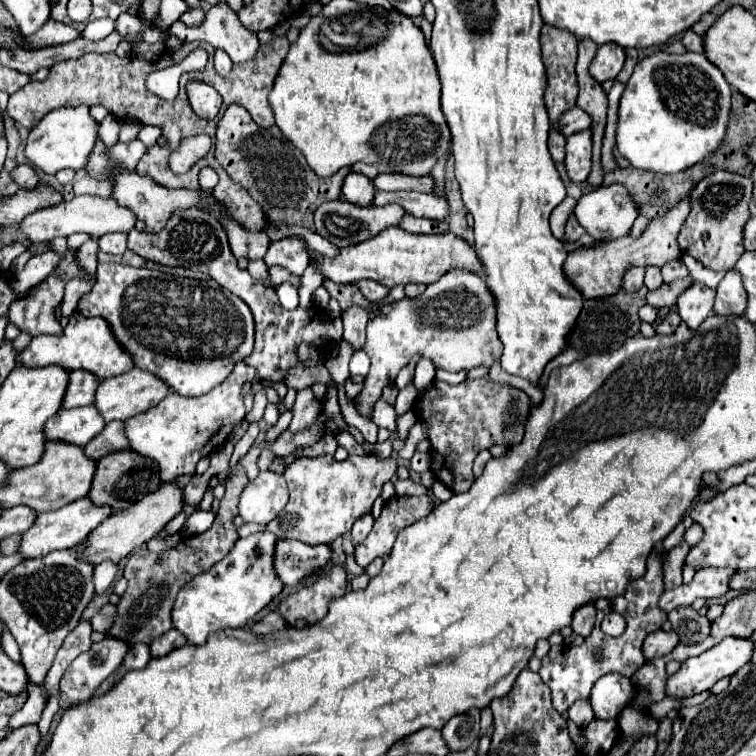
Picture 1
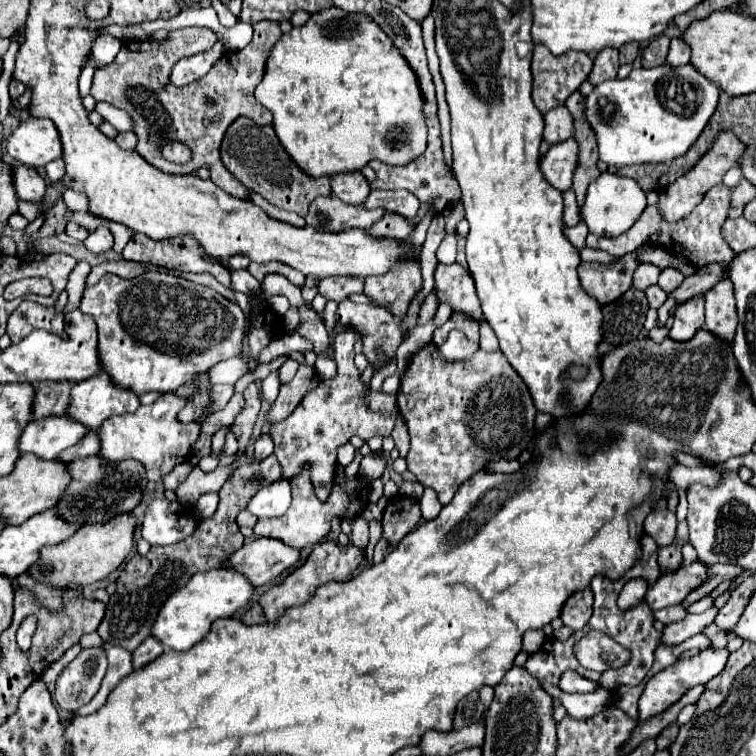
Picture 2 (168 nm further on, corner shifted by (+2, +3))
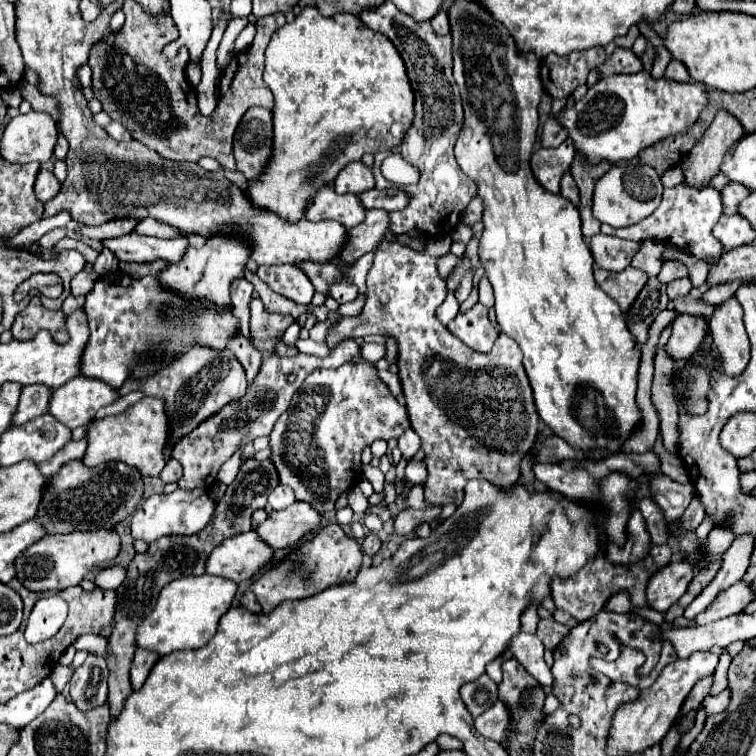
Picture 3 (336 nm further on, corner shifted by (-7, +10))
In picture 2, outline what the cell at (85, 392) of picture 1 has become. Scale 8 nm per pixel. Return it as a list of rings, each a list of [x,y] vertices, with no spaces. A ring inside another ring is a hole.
[[[72,381],[38,383],[36,397],[34,397],[34,419],[42,419],[50,415],[64,415],[66,407],[70,405],[72,387],[74,387]]]

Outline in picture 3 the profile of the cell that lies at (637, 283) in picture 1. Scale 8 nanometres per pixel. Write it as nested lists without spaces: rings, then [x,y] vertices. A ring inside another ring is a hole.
[[[667,260],[659,272],[659,280],[663,280],[665,284],[679,278],[687,278],[687,276],[689,276],[687,266],[681,260]]]

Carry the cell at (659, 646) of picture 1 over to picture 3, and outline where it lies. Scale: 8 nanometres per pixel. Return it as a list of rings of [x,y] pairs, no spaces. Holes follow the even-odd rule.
[[[737,582],[731,588],[723,590],[697,618],[695,624],[709,624],[709,622],[717,622],[721,618],[733,616],[733,614],[741,614],[745,610],[745,606],[749,602],[753,602],[755,594],[751,590],[751,584],[745,582]]]

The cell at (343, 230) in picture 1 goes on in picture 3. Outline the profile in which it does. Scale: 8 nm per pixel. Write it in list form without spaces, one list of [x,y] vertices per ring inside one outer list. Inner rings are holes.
[[[321,188],[313,200],[313,204],[307,208],[305,218],[311,222],[319,220],[335,220],[343,224],[347,230],[359,224],[363,220],[365,208],[359,204],[357,196],[351,194],[337,194],[333,188]]]

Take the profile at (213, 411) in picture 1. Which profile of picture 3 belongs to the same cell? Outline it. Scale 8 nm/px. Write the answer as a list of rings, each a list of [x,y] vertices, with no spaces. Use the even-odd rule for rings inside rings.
[[[143,396],[139,402],[129,406],[117,416],[95,418],[87,428],[87,450],[81,462],[89,468],[103,462],[123,462],[137,468],[141,476],[159,476],[165,466],[163,444],[167,442],[167,414],[163,412],[163,400]]]

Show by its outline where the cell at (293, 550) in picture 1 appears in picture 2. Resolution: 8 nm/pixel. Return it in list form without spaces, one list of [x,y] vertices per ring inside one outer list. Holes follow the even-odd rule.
[[[258,537],[244,543],[226,565],[242,571],[254,585],[270,585],[290,567],[298,565],[300,551],[272,537]]]

